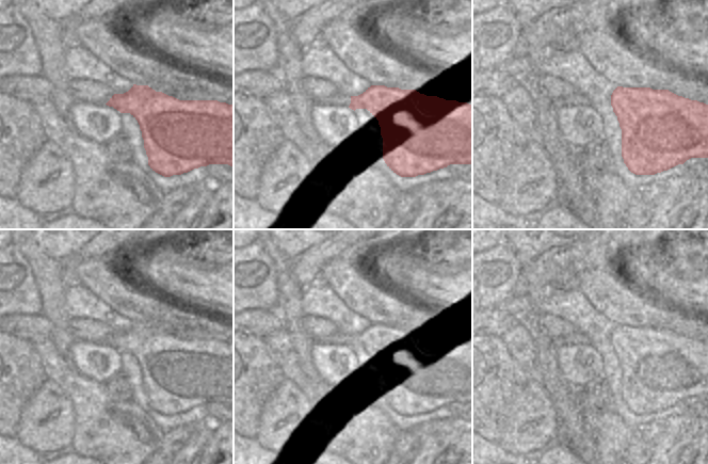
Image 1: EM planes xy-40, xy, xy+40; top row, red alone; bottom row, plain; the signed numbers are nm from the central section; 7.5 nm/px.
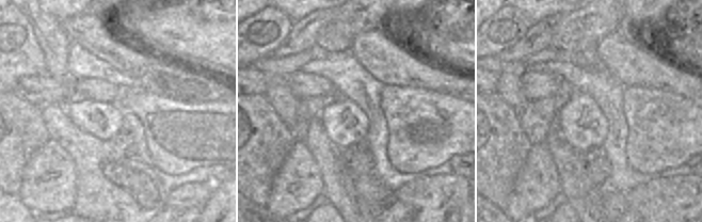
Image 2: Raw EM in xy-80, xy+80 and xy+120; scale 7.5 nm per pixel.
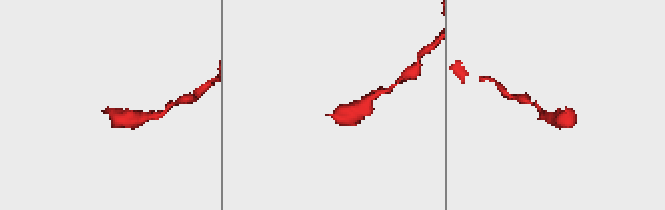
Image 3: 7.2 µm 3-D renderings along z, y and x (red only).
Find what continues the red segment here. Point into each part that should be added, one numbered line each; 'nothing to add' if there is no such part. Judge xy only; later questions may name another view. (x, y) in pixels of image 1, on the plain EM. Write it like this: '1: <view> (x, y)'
1: xy (338, 338)

